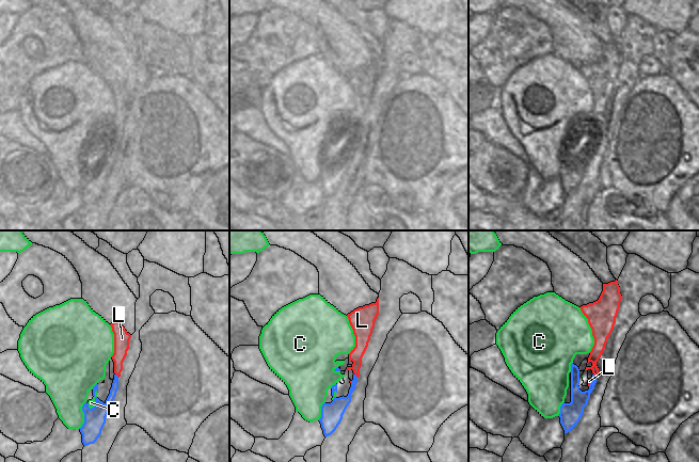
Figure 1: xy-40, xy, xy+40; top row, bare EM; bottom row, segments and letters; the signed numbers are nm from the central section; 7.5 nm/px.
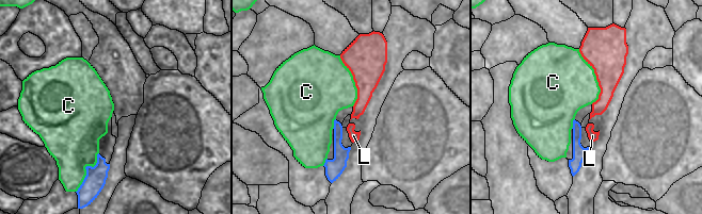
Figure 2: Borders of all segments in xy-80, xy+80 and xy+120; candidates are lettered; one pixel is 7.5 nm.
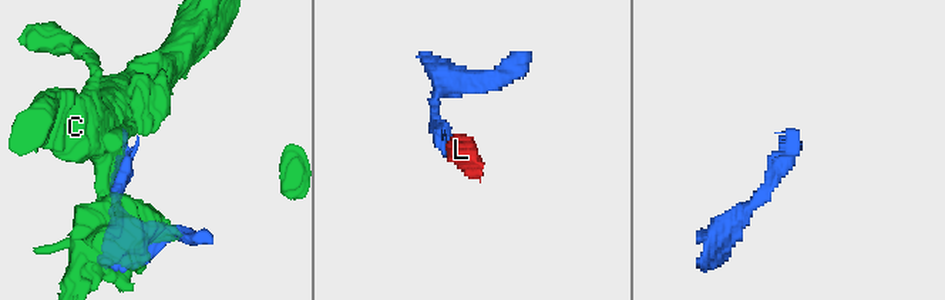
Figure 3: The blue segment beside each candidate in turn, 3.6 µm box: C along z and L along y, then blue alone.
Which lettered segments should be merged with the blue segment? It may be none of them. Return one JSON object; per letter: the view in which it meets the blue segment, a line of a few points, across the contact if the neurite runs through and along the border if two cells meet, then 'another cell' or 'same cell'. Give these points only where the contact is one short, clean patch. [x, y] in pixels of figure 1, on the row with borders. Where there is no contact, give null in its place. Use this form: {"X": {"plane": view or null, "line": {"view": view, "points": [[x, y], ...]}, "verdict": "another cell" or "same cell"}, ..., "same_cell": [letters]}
{"C": {"plane": "xy-40", "verdict": "another cell"}, "L": {"plane": "xy-40", "line": {"view": "xy-40", "points": [[105, 407], [112, 395], [116, 376], [121, 344]]}, "verdict": "same cell"}, "same_cell": ["L"]}

